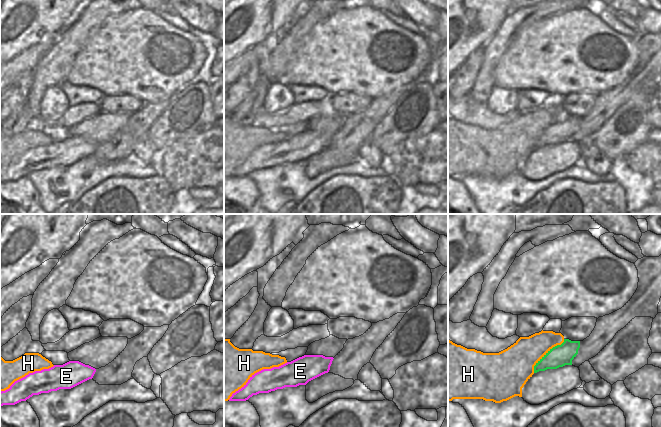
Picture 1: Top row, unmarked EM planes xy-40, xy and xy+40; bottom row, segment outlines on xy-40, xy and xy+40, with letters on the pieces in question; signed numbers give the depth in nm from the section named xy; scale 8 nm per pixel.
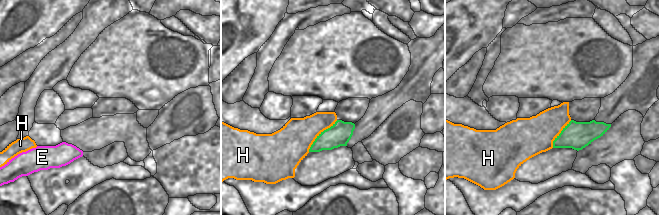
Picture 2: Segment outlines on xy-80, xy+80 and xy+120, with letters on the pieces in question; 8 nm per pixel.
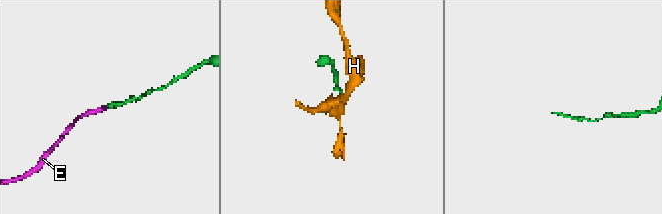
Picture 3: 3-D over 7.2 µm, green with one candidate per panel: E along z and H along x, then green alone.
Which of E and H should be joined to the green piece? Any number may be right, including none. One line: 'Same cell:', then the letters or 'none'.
Same cell: E

